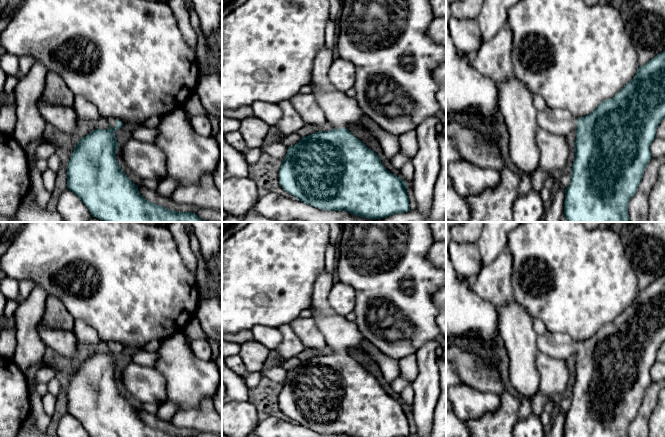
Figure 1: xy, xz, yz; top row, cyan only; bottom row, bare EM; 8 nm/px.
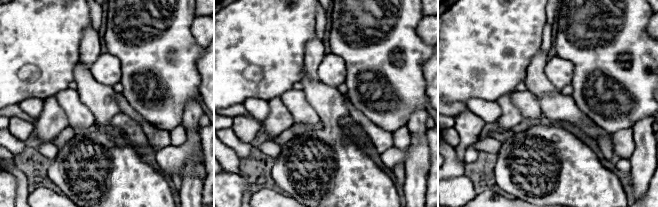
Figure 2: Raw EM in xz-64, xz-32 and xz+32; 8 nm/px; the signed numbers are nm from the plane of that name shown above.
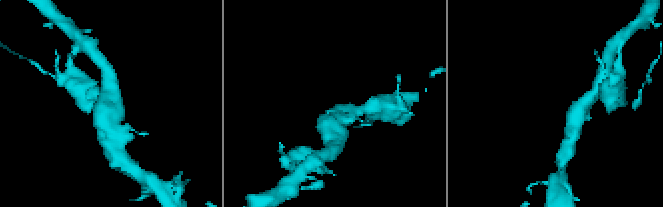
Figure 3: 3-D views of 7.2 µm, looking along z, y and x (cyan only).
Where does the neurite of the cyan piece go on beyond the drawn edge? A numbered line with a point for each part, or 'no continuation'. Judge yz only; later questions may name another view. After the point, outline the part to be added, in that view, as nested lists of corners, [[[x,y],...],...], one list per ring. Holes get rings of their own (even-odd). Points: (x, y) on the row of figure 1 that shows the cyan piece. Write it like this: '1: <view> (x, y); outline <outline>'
1: yz (556, 121); outline [[[546,107],[537,111],[536,121],[538,127],[554,135],[566,136],[577,128],[577,118],[567,110],[559,108]]]

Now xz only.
1: xz (340, 110); outline [[[337,89],[333,91],[314,90],[312,93],[327,121],[334,129],[346,128],[350,124],[355,124],[371,133],[362,123],[363,112],[355,98]]]

